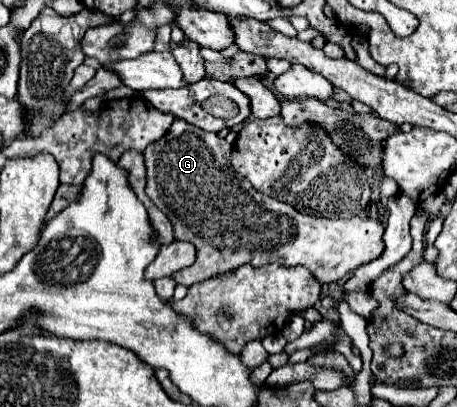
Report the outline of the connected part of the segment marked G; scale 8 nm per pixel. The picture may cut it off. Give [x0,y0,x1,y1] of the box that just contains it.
[145,118,383,286]

